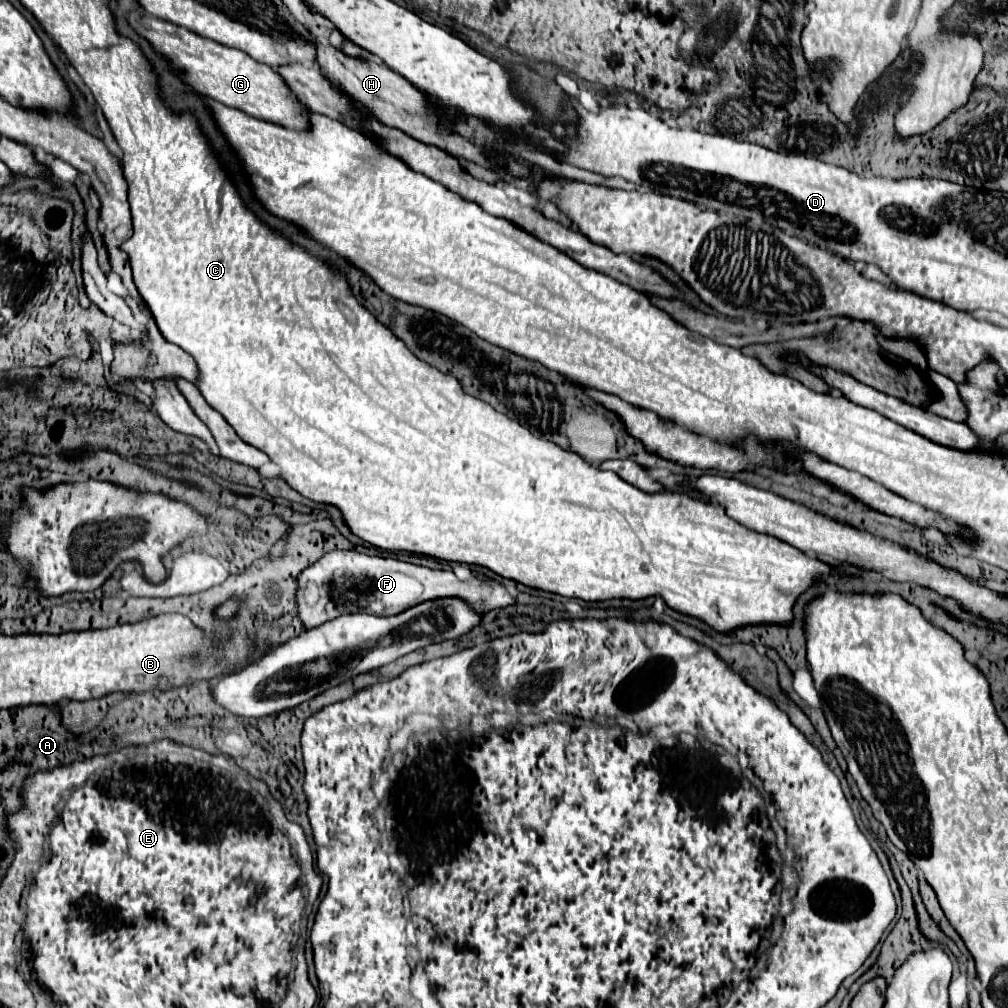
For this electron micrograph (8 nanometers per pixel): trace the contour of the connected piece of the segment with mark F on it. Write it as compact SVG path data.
M355 550L329 552L319 562L315 562L315 566L303 570L297 582L297 608L307 628L321 626L345 614L393 616L437 598L461 598L481 616L517 602L501 584L493 580L459 580L451 570L431 570L391 556L367 556Z

